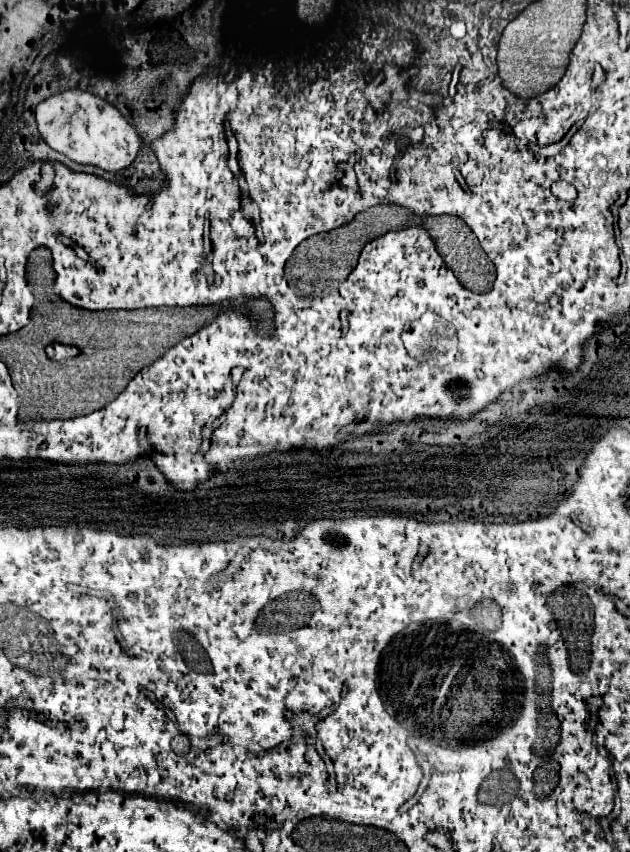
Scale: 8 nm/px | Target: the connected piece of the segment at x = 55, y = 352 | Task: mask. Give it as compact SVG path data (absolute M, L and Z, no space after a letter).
M52 343L51 345L48 345L46 347L47 356L55 361L72 358L74 356L78 356L80 353L81 353L80 349L78 349L76 346L73 346L72 349L70 345Z

